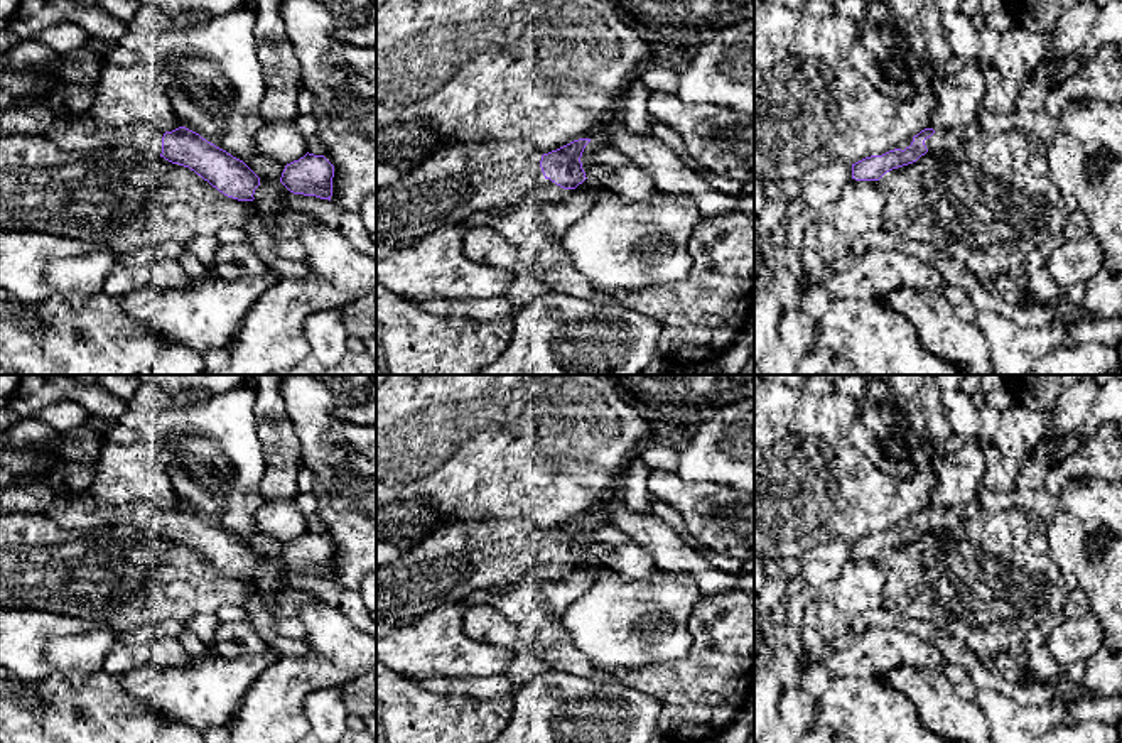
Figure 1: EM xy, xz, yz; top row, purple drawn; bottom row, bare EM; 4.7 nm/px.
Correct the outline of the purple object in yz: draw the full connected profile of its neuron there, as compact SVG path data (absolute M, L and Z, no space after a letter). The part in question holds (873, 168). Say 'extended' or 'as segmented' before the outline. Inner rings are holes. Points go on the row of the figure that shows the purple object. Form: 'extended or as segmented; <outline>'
extended; M925 128L906 138L899 149L889 150L882 155L871 155L852 164L852 179L879 181L886 172L913 164L926 152L935 150L943 138L948 137L940 135L933 128Z

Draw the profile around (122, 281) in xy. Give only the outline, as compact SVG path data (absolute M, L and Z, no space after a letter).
M116 262L105 280L103 292L110 297L121 299L150 284L148 267L128 267Z

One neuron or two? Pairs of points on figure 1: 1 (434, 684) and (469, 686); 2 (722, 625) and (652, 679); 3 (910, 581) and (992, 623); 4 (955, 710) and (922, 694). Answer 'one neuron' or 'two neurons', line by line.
1: one neuron
2: one neuron
3: one neuron
4: one neuron

